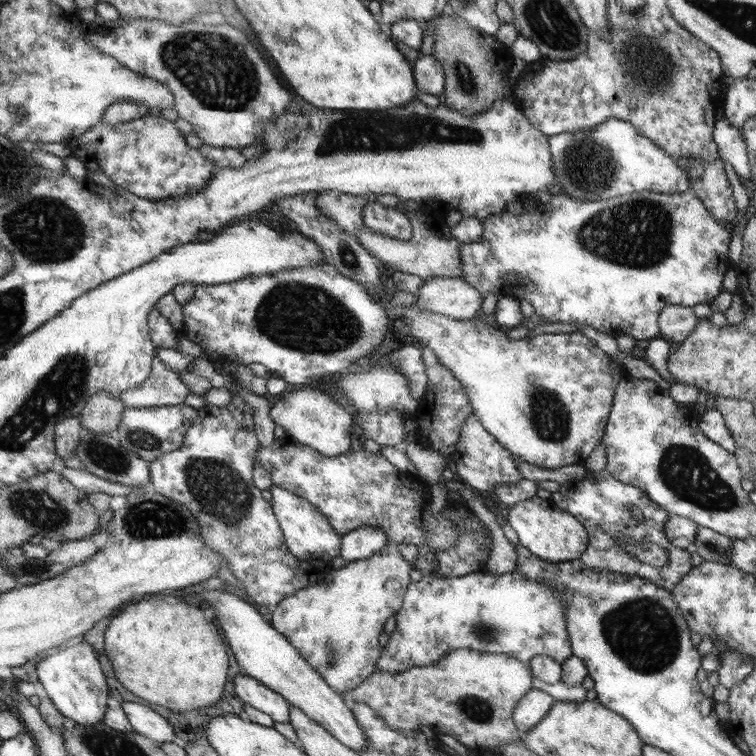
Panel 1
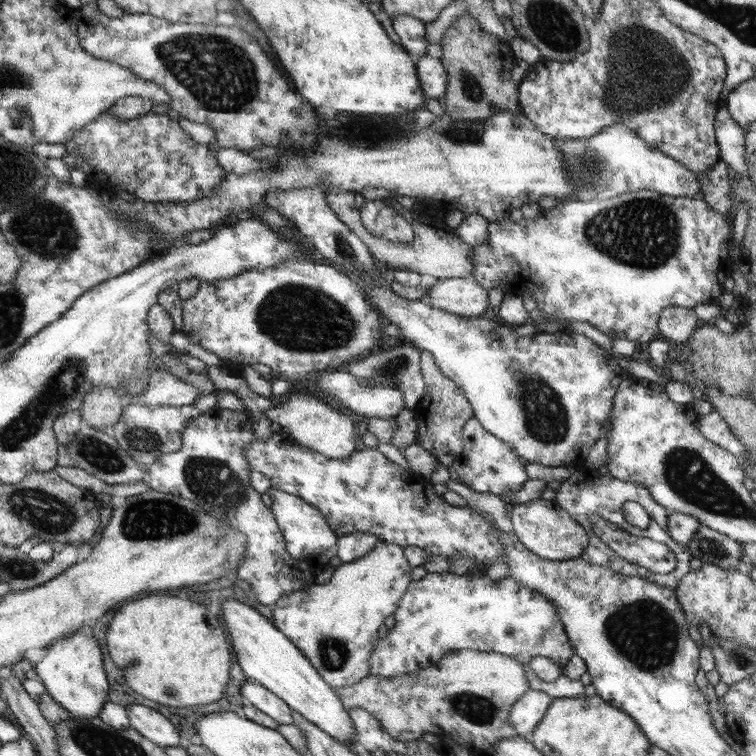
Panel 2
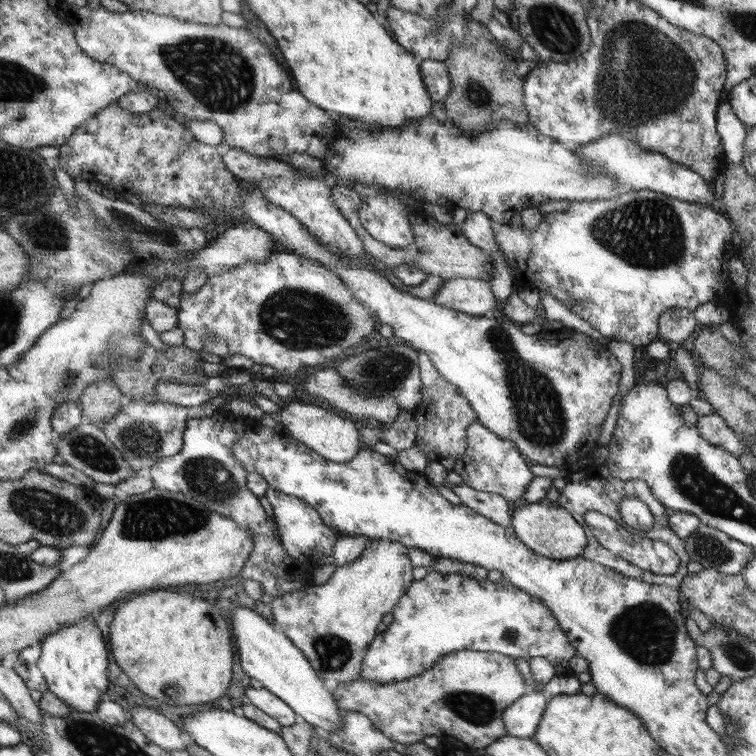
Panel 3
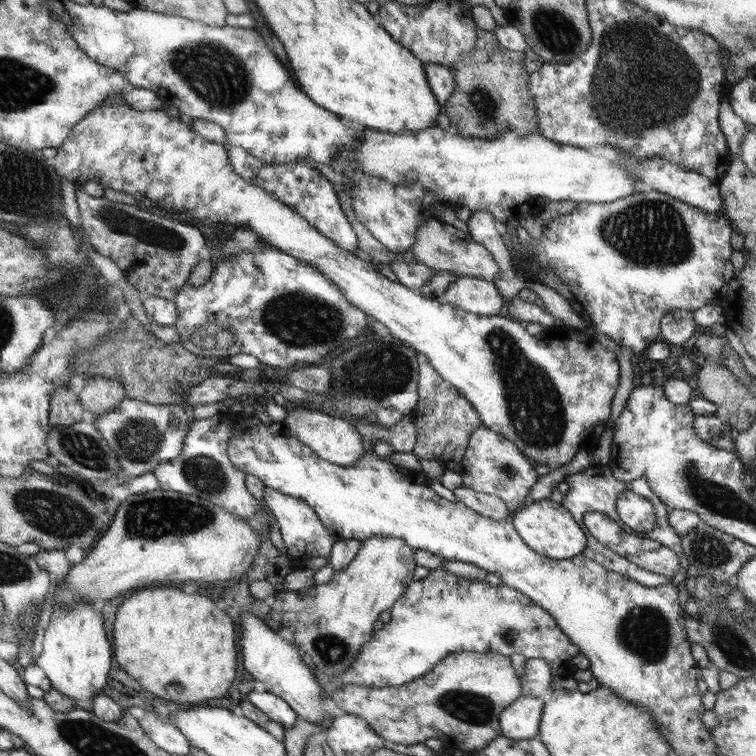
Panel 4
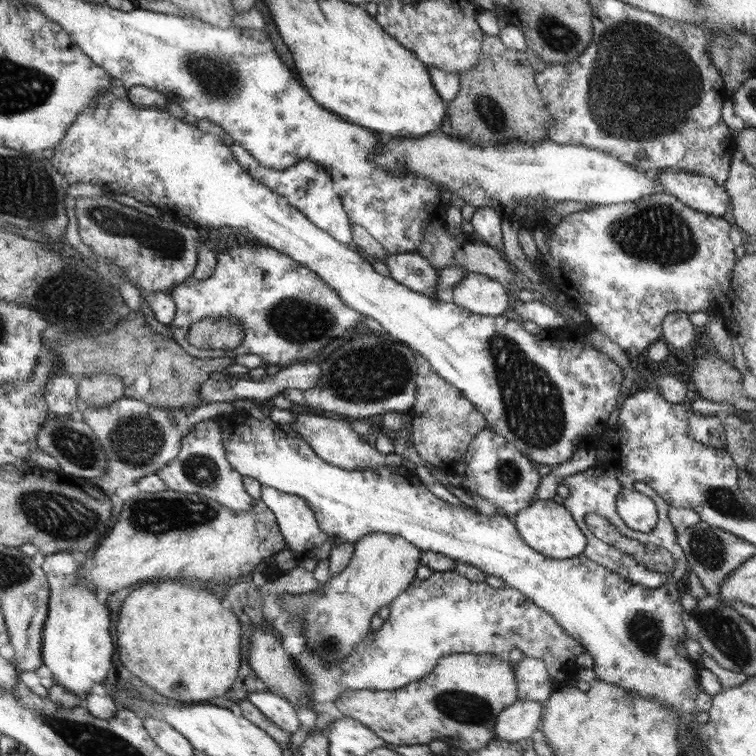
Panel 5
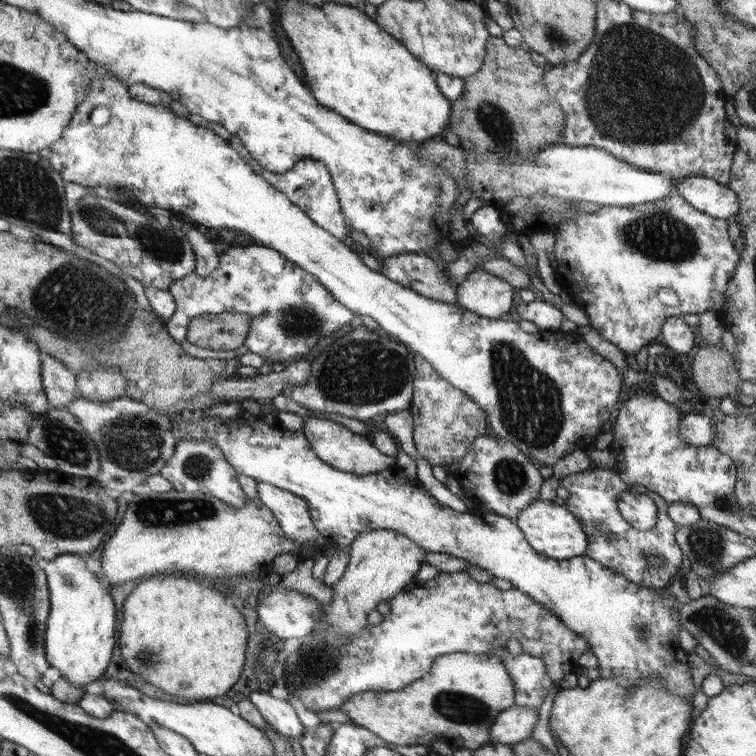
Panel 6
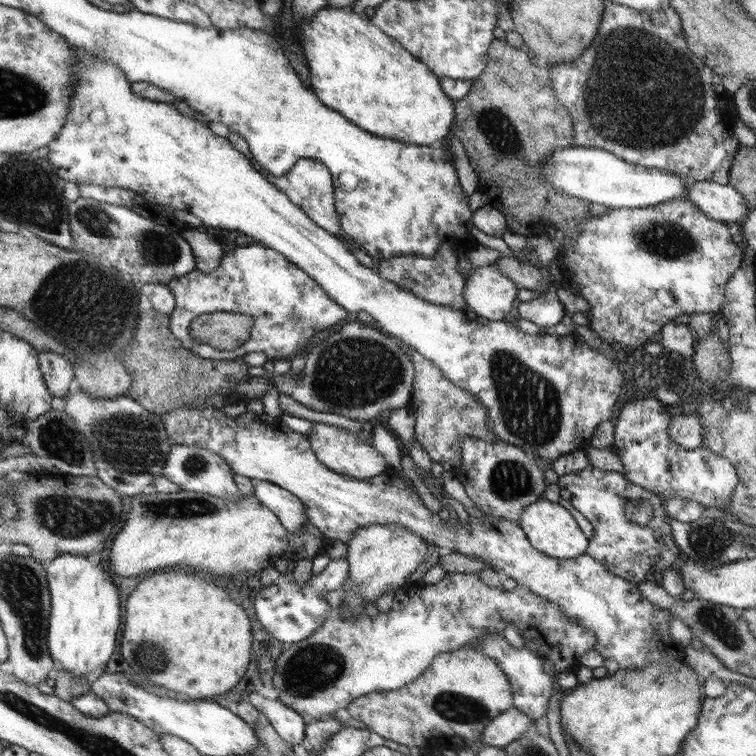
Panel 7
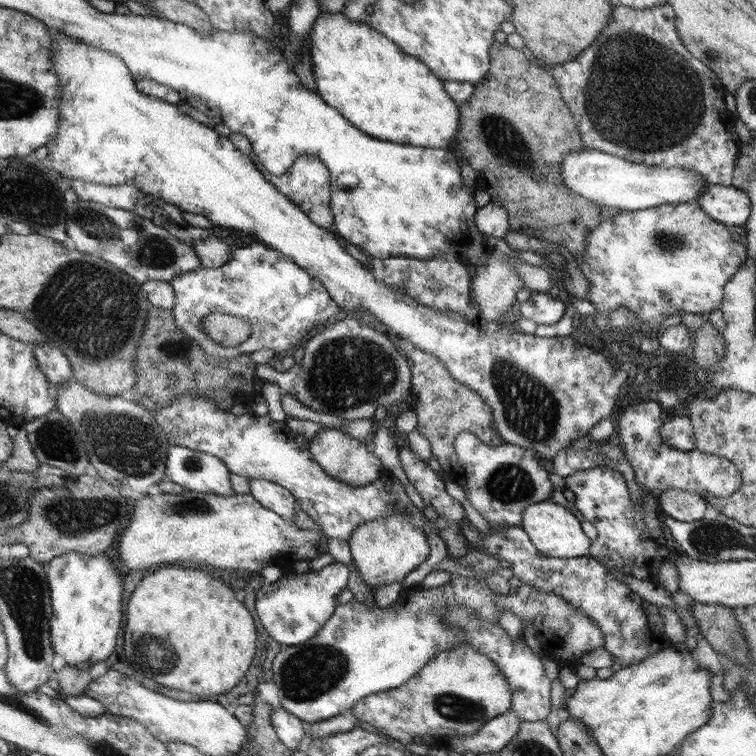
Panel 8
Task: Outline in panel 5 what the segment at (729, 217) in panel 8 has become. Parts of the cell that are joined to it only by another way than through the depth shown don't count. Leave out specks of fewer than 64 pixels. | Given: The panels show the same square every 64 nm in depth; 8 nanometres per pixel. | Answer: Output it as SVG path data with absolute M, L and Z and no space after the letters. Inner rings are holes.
M664 169L656 177L664 193L672 194L692 209L710 216L724 216L732 209L732 197L728 190L712 177L682 169Z

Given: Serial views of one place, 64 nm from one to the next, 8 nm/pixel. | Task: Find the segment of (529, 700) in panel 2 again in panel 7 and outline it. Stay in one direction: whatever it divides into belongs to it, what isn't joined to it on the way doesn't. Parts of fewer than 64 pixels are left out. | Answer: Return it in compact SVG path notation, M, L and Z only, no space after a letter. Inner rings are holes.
M510 708L507 712L502 712L498 717L492 719L483 729L483 736L480 741L476 741L472 747L475 752L492 746L494 748L506 748L508 744L522 740L528 733L528 728L533 724L533 718L528 714Z

